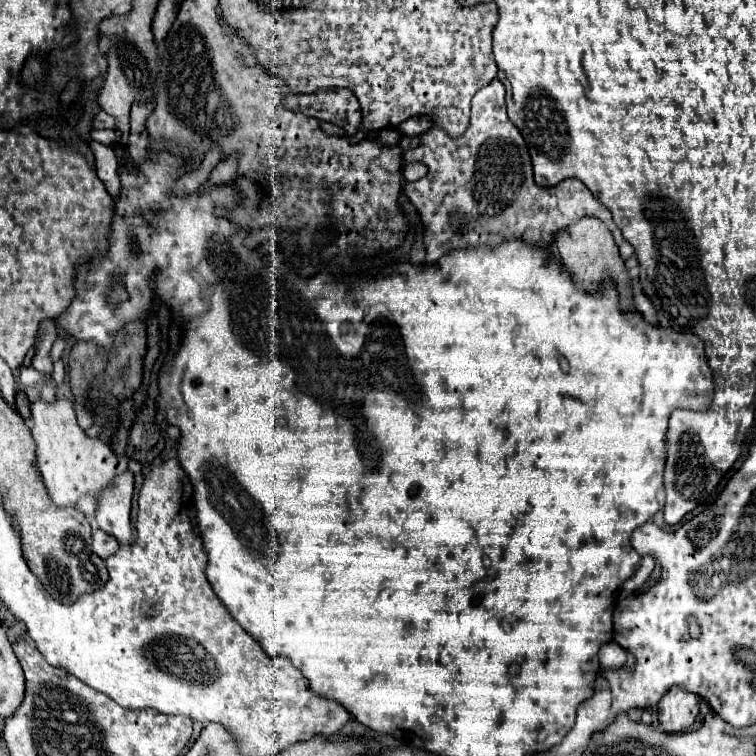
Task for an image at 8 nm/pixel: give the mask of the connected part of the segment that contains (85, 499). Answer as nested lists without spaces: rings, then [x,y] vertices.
[[[83,495],[83,497],[79,499],[77,507],[85,513],[85,517],[89,517],[89,523],[91,523],[91,525],[97,525],[97,521],[95,521],[95,499],[93,499],[91,495]]]

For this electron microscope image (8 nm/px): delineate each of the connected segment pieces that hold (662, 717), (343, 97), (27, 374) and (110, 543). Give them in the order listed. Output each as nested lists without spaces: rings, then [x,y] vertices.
[[[671,687],[659,701],[659,725],[667,733],[689,729],[699,713],[699,697],[683,687]]]
[[[327,89],[313,95],[287,95],[283,103],[287,109],[293,109],[297,113],[335,123],[351,135],[361,125],[359,101],[349,89]]]
[[[21,367],[21,371],[19,371],[19,381],[21,381],[21,385],[29,387],[29,385],[43,383],[45,377],[43,377],[41,373],[37,373],[33,367]]]
[[[97,529],[97,531],[93,531],[91,549],[93,549],[93,553],[99,555],[101,559],[107,559],[109,555],[113,555],[113,553],[119,549],[119,541],[117,541],[113,535]]]

